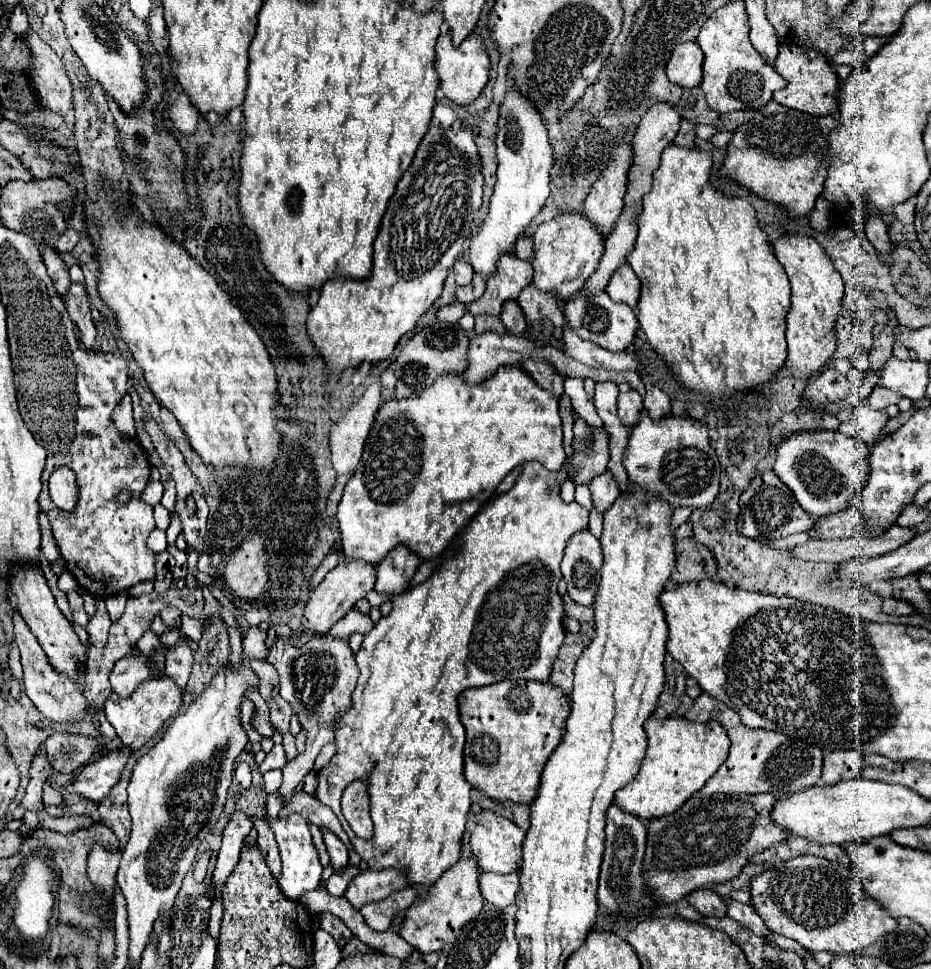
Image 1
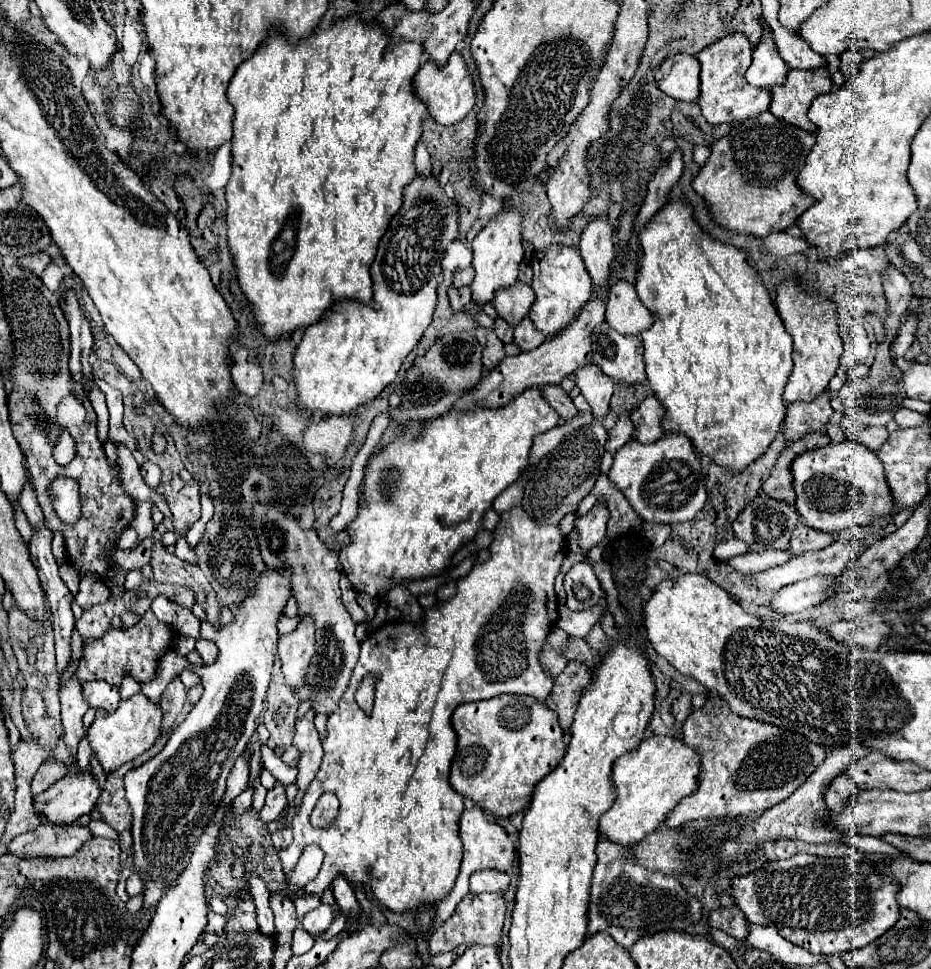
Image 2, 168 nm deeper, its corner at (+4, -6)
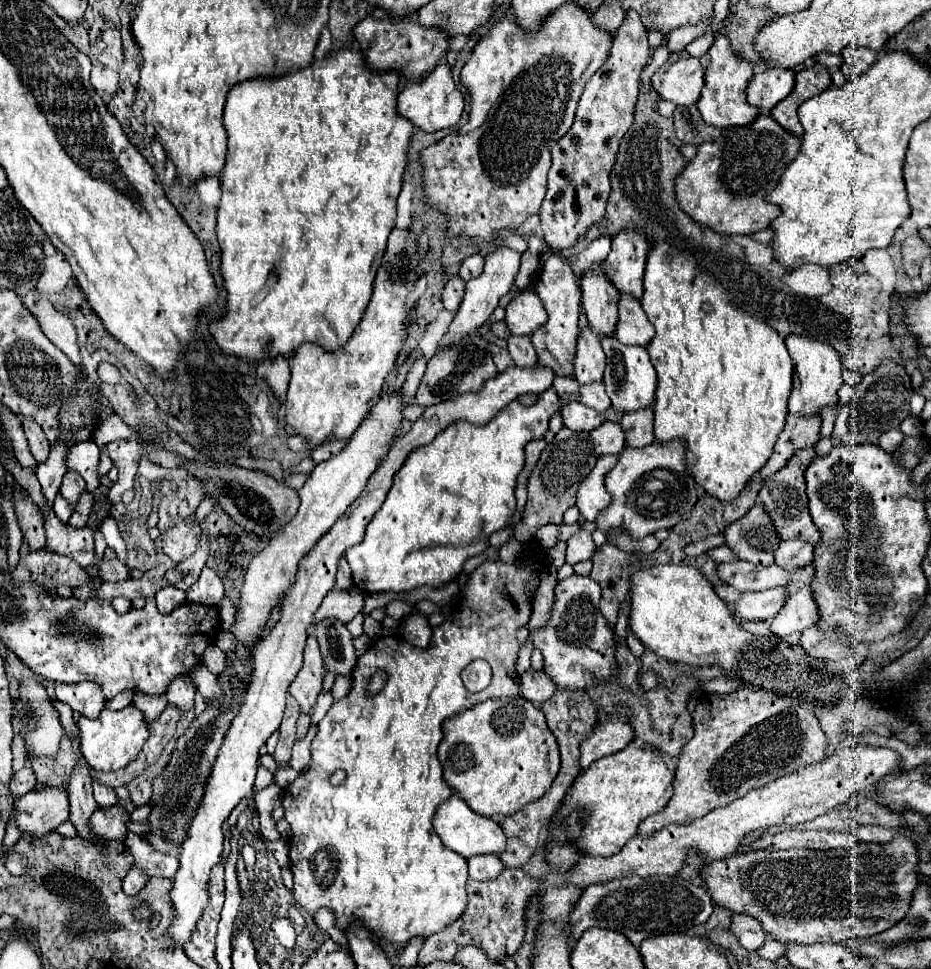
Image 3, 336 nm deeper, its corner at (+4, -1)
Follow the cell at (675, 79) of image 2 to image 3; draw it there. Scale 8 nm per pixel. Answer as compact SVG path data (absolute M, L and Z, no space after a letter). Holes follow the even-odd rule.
M677 52L651 76L651 84L663 100L679 106L697 104L703 88L703 64L687 52Z

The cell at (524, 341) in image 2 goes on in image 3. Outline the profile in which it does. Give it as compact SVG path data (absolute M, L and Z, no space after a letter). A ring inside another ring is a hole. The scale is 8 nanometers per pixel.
M511 336L507 342L509 342L507 350L517 366L533 366L537 362L537 354L531 344L531 336Z

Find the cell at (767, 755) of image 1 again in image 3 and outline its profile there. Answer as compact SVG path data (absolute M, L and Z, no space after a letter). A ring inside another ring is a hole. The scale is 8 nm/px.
M737 688L729 694L703 694L695 712L693 712L693 738L685 744L679 766L677 766L677 784L675 794L669 804L641 822L639 834L651 834L655 830L665 828L667 824L687 824L697 816L705 816L705 812L729 804L729 800L737 800L737 796L745 796L745 792L753 788L763 788L765 784L797 772L797 768L817 764L817 760L825 758L825 732L819 726L817 716L811 708L805 708L797 700L789 700L787 696L773 692L755 692L751 688Z

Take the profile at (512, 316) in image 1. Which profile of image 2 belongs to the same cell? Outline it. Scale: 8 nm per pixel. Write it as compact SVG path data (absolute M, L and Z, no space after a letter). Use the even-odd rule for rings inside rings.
M499 317L499 319L495 321L493 331L495 331L495 335L497 335L503 343L513 343L513 327L511 327L505 319Z

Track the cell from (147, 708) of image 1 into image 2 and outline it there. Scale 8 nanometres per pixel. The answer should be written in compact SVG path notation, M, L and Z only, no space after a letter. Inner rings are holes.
M137 693L131 699L121 701L115 713L105 713L103 709L97 711L95 721L87 729L87 737L93 749L93 755L101 763L105 773L119 769L123 763L133 761L143 751L147 751L161 733L161 719L163 719L163 713L159 705L153 705L149 699L143 697L143 693Z

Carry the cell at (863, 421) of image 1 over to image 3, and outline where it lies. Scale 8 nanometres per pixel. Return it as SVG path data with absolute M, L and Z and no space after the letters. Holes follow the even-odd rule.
M895 428L895 430L883 432L877 440L877 446L883 448L885 452L893 452L893 448L897 448L897 444L901 444L901 438L903 438L903 432L899 428Z

